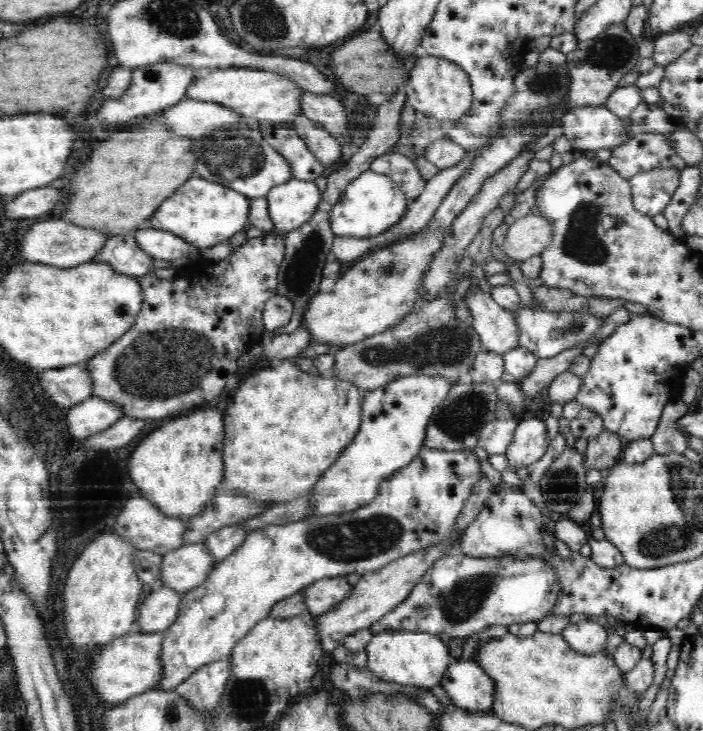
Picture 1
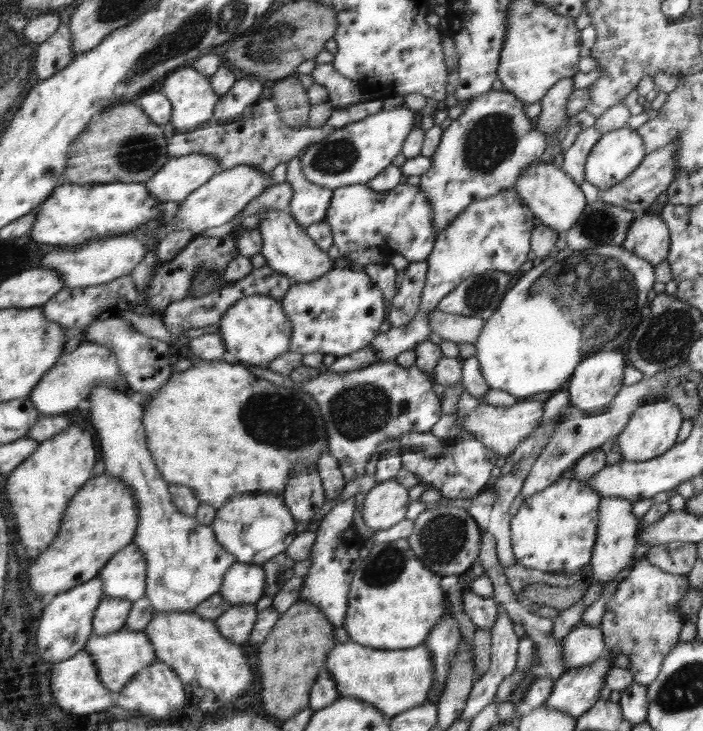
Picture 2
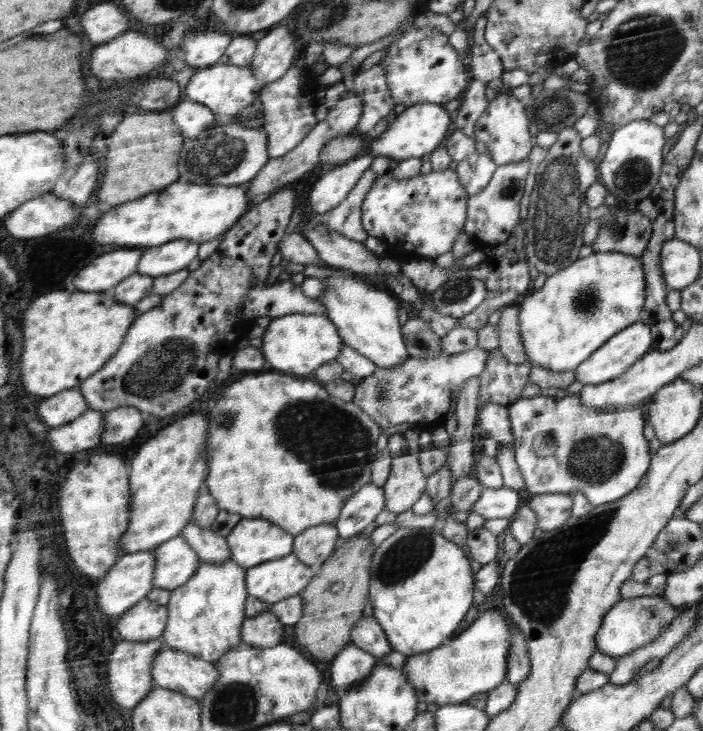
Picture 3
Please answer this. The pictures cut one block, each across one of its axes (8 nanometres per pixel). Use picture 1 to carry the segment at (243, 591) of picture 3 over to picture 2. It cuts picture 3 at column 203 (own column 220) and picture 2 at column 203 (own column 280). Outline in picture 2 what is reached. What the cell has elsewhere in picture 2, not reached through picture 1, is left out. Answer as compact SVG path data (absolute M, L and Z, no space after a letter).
M98 386L90 394L90 420L100 439L102 458L104 458L104 473L118 476L136 496L140 509L140 526L133 543L146 556L148 563L148 588L145 597L156 611L162 612L194 612L206 599L218 594L225 583L225 576L229 568L237 561L233 554L222 548L217 541L211 525L203 525L197 517L188 516L172 503L172 494L169 492L170 483L161 475L156 461L149 449L149 440L144 425L144 409L140 404L132 402L127 394L120 394L115 386Z

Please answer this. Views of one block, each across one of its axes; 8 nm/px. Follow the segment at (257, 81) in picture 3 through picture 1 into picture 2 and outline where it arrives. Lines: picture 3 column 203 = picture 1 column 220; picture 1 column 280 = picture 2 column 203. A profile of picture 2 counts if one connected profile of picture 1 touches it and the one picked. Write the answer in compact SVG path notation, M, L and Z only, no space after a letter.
M192 66L178 69L165 80L165 83L160 86L160 90L172 103L170 121L175 128L175 132L178 133L190 132L211 122L213 112L221 100L212 90L210 77L198 72L198 69Z

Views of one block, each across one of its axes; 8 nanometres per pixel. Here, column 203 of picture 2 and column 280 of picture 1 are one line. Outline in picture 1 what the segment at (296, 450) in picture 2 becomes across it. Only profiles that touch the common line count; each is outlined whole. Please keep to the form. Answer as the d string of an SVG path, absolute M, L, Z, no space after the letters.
M292 359L274 362L254 376L238 381L234 398L223 405L225 420L225 448L222 457L225 464L225 478L221 484L228 484L238 495L252 501L283 503L309 495L314 484L336 463L341 452L349 447L361 431L362 404L365 395L362 389L350 381L325 374L322 377L303 372Z

